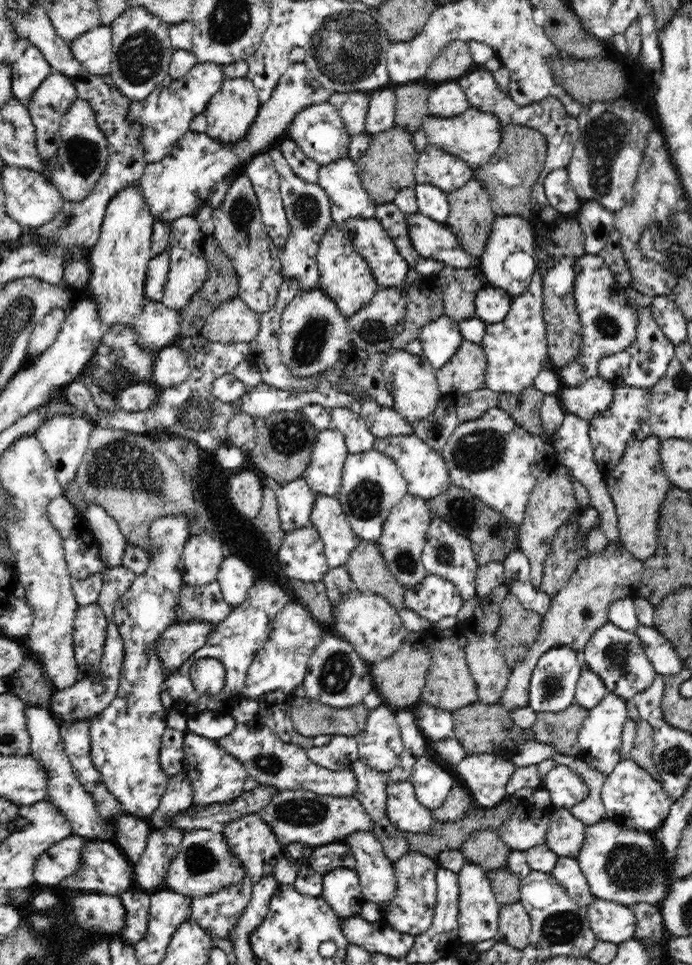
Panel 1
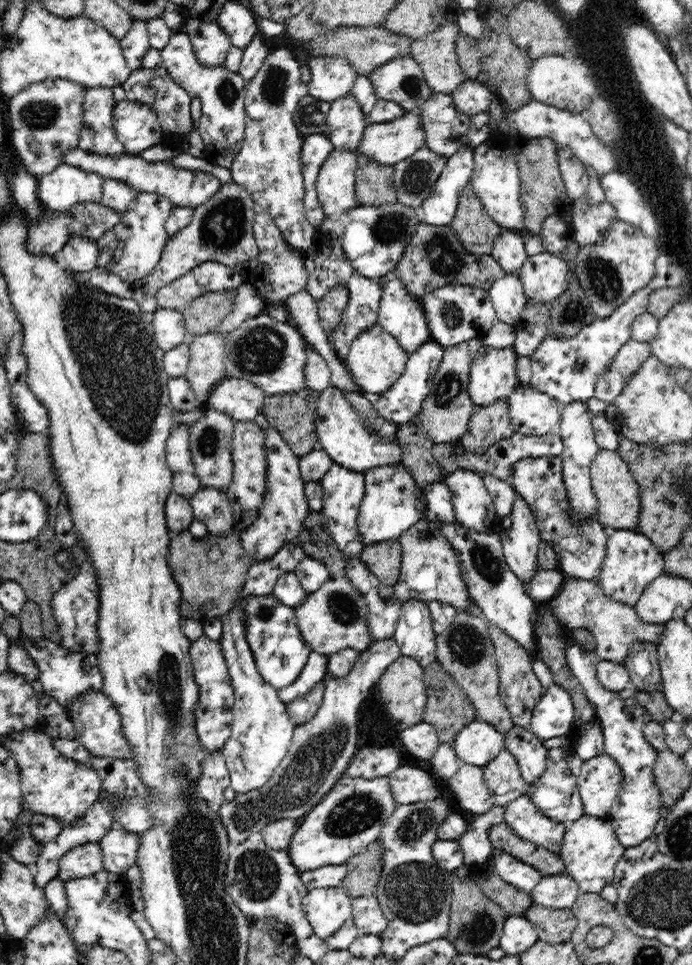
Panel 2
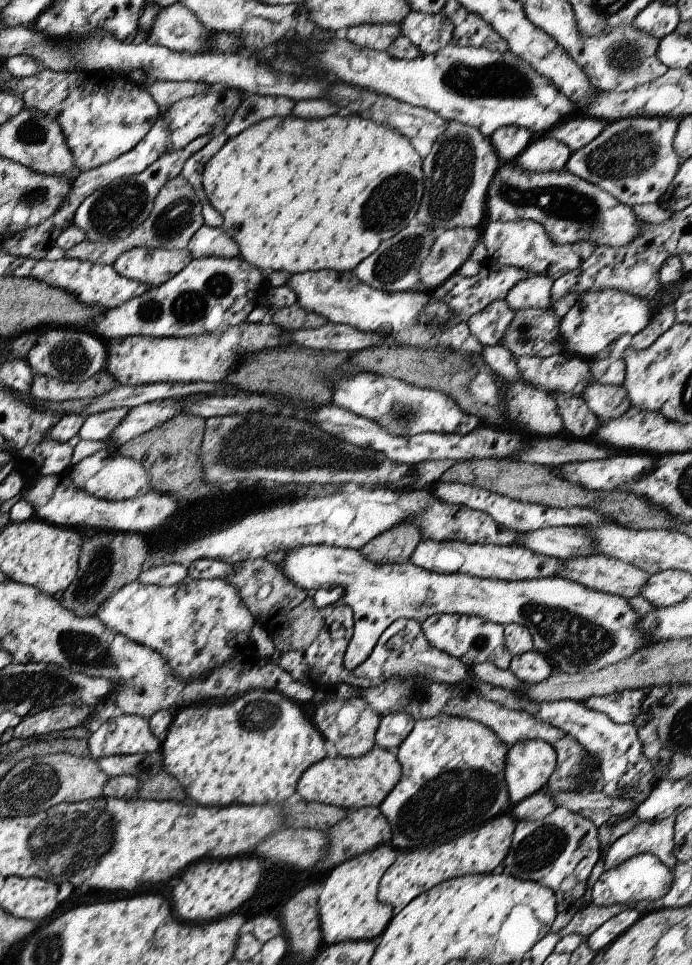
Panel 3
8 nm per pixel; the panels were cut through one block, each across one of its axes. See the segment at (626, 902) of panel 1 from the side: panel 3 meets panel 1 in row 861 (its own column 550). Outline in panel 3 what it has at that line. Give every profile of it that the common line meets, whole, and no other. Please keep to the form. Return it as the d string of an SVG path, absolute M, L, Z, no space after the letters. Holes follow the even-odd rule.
M307 545L287 552L280 566L283 574L299 588L309 593L320 589L333 590L338 585L344 587L345 597L340 603L352 607L354 611L354 633L344 654L344 667L354 670L365 662L375 648L384 630L400 618L411 619L420 624L430 616L440 614L460 614L482 618L502 626L511 623L522 624L534 639L534 650L541 653L555 671L569 674L594 673L629 658L643 645L654 642L641 634L638 622L641 616L632 609L629 600L609 593L597 592L576 582L557 576L520 581L503 579L482 579L468 574L434 573L413 563L376 564L368 561L360 549L348 549L329 545Z

